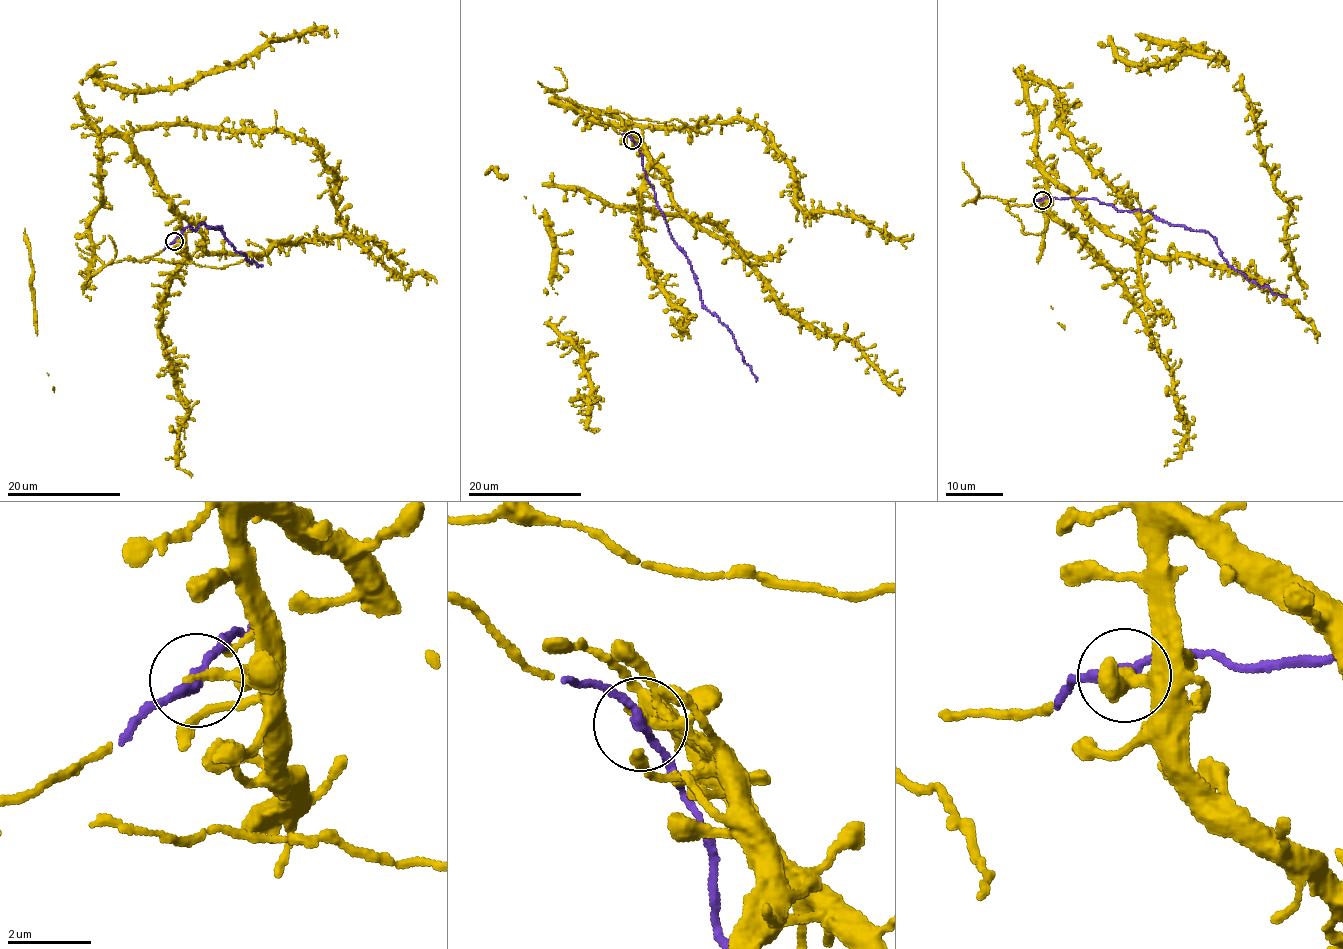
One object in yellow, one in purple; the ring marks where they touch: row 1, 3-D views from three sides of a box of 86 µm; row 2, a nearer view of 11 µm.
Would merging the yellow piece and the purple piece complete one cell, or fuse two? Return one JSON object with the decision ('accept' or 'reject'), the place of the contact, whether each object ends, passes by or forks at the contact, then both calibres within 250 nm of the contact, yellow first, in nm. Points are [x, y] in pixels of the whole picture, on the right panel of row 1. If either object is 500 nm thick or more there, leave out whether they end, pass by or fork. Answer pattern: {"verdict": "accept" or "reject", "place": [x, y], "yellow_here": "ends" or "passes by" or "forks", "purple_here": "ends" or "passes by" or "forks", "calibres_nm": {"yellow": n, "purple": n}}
{"verdict": "accept", "place": [1042, 200], "yellow_here": "ends", "purple_here": "passes by", "calibres_nm": {"yellow": 220, "purple": 240}}

